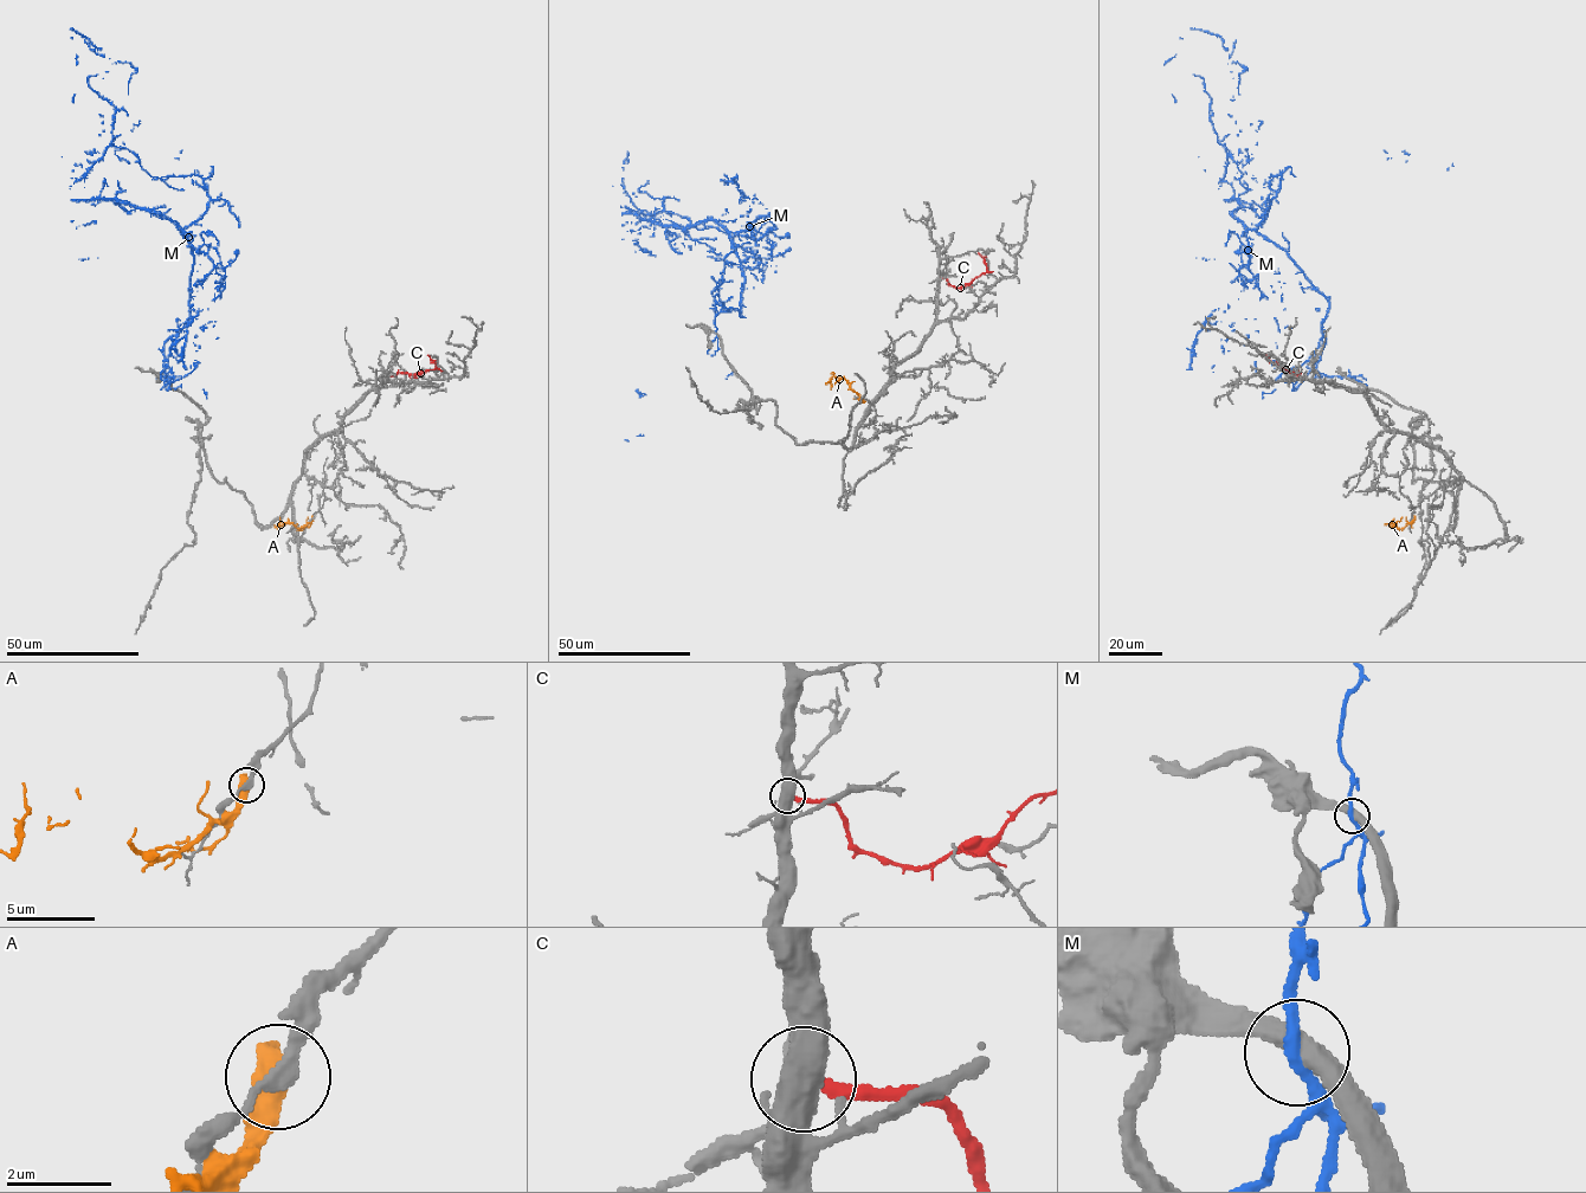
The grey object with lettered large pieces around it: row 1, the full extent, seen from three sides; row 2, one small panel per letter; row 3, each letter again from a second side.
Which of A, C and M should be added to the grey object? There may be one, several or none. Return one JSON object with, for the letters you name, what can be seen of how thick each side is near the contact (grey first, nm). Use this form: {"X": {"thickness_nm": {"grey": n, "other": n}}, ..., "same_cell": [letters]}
{"same_cell": []}

